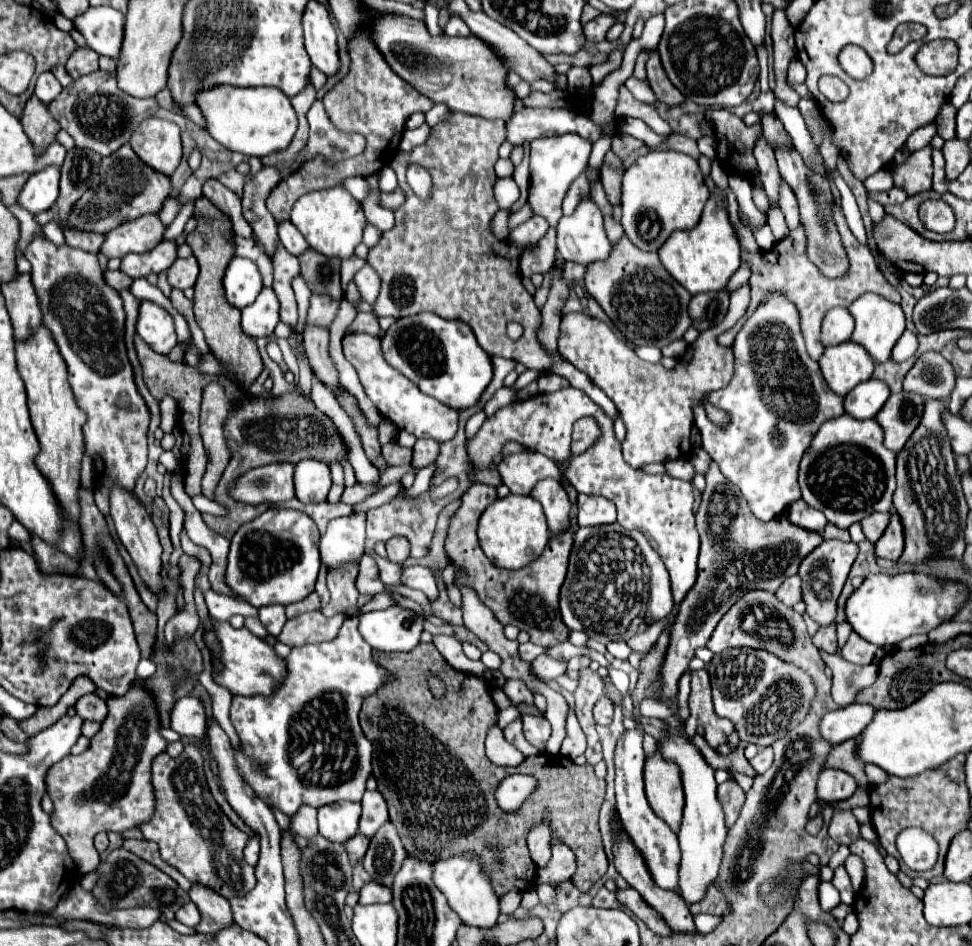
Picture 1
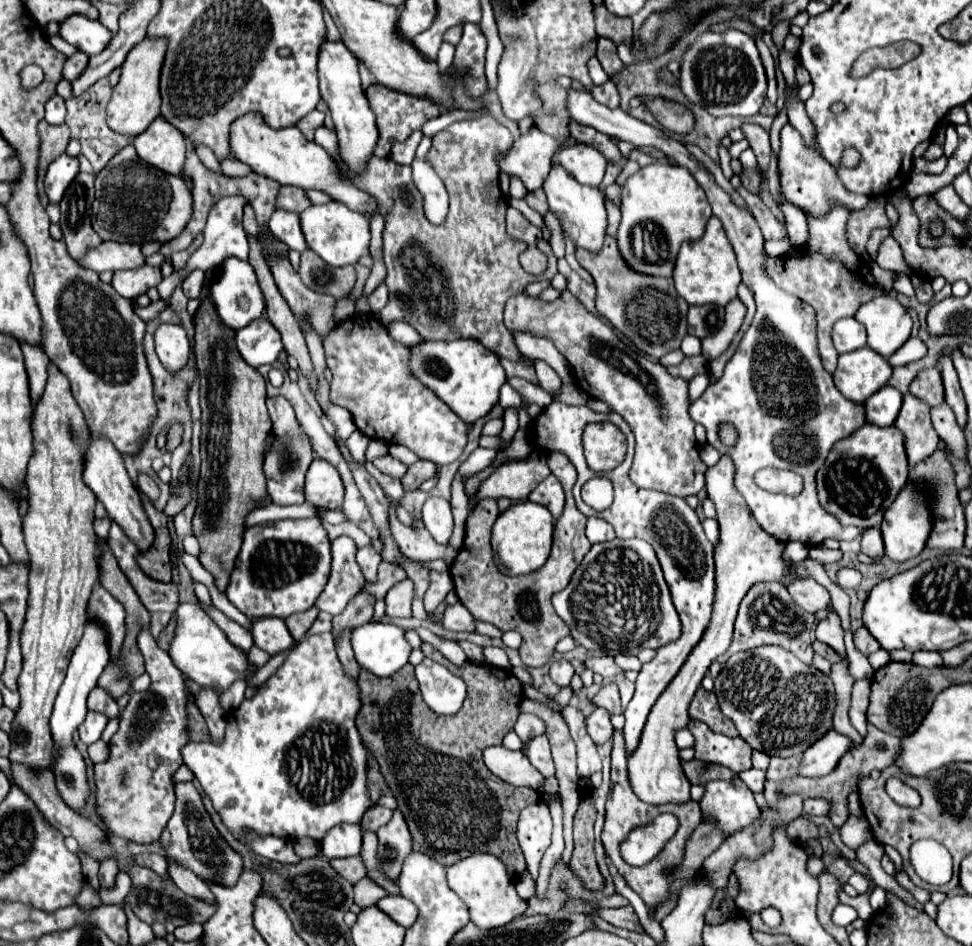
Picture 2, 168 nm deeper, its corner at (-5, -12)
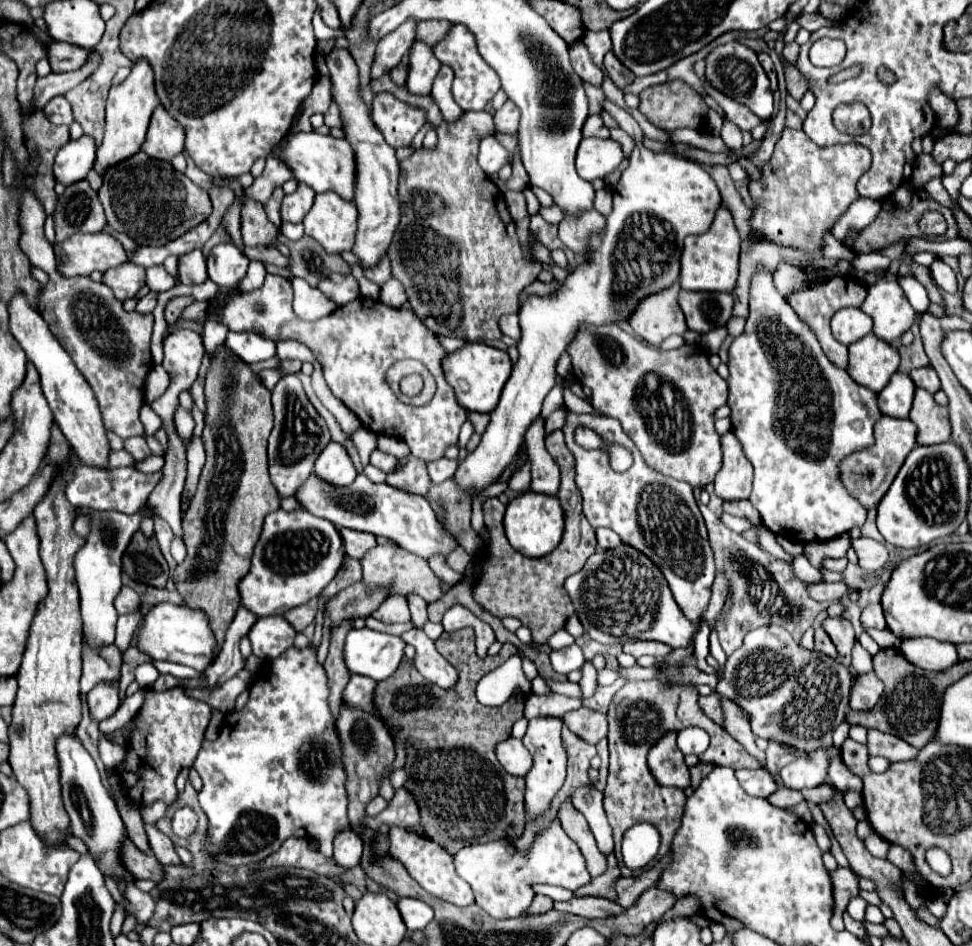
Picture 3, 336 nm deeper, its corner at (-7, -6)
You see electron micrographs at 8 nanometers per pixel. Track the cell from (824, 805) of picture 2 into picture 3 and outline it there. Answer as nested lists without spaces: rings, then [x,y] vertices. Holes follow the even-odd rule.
[[[781,788],[781,790],[777,790],[775,794],[771,794],[767,800],[769,800],[773,806],[777,806],[777,808],[787,808],[787,806],[795,806],[795,804],[803,802],[805,798],[803,798],[803,794],[801,794],[799,790]]]

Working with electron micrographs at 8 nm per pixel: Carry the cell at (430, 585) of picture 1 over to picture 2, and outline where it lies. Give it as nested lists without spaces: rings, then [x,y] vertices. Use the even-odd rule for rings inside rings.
[[[407,578],[397,588],[389,590],[385,596],[385,614],[389,618],[409,618],[413,600],[413,582]]]

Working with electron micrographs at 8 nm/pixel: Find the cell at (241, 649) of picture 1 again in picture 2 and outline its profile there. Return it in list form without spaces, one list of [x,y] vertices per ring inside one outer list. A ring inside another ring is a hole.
[[[181,602],[175,610],[175,634],[169,642],[167,654],[187,678],[197,682],[199,686],[217,684],[221,692],[225,692],[237,678],[243,678],[249,666],[247,654],[235,648],[223,634],[223,630],[215,626],[215,622],[197,604],[191,602]]]

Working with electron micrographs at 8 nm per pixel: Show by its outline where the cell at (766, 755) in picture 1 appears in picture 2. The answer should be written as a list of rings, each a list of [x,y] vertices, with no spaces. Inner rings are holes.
[[[751,768],[751,770],[745,770],[745,772],[739,772],[739,778],[747,784],[747,788],[751,790],[751,792],[763,792],[763,782],[765,782],[765,772],[763,770],[755,770],[755,768]]]

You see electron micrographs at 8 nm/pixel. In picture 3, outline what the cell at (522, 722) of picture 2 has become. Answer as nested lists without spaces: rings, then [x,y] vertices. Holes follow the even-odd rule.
[[[529,694],[525,700],[525,718],[539,718],[539,716],[551,716],[551,718],[563,718],[563,714],[581,708],[579,698],[567,698],[561,694],[547,694],[537,696]]]

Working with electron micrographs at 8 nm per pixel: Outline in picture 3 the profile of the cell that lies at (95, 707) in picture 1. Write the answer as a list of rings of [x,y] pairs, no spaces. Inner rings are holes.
[[[113,644],[99,652],[83,650],[83,676],[81,676],[81,694],[89,694],[97,684],[111,682],[117,684],[121,678],[121,652]]]

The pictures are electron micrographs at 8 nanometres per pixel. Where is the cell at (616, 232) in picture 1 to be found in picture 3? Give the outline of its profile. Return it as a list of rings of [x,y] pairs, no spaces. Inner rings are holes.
[[[609,188],[597,190],[593,208],[595,208],[597,212],[601,212],[603,216],[609,216],[609,214],[611,214],[611,210],[613,210],[613,194],[611,194],[611,190],[609,190]]]

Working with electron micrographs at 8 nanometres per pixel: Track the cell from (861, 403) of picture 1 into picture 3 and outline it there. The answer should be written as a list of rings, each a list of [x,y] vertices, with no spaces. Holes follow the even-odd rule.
[[[895,372],[887,386],[877,394],[879,410],[885,416],[895,416],[895,418],[907,418],[913,402],[913,392],[915,384],[907,374]]]

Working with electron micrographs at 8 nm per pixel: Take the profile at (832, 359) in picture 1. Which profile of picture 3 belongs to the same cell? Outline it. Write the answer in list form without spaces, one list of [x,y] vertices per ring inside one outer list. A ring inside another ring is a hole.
[[[867,334],[849,346],[847,372],[855,382],[869,390],[881,392],[899,366],[897,348],[879,340],[875,334]]]

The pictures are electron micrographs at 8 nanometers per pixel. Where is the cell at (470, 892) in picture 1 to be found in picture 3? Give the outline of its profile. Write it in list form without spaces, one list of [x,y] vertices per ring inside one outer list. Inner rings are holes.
[[[555,820],[551,828],[537,838],[527,856],[509,846],[509,842],[475,844],[455,854],[455,868],[457,874],[473,888],[475,902],[487,910],[487,914],[499,920],[521,916],[531,906],[535,898],[531,888],[533,884],[551,884],[577,890],[591,880],[579,846],[565,834],[559,820]]]

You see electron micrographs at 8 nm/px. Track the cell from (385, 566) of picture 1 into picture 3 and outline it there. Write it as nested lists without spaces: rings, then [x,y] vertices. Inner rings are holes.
[[[341,528],[341,538],[345,542],[345,550],[347,556],[355,558],[355,560],[363,560],[363,554],[367,554],[367,550],[375,548],[377,540],[373,534],[363,534],[357,530],[349,530],[349,528]]]

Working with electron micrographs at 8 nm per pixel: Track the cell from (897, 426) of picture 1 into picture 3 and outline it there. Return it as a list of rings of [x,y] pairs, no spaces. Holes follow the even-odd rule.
[[[915,390],[913,408],[909,420],[917,426],[917,444],[933,446],[939,442],[947,442],[951,436],[951,428],[947,422],[947,408],[937,406],[933,396],[927,390]]]

